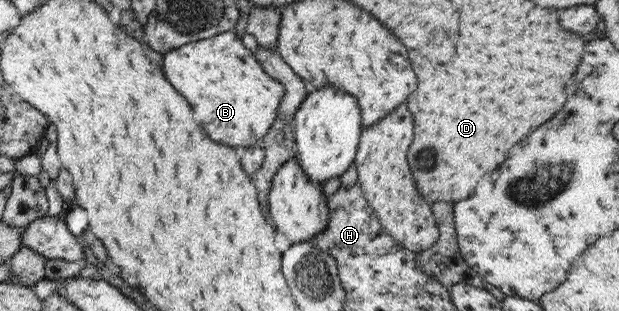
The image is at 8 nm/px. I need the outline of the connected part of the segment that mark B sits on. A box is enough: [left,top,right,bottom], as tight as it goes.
[162,30,284,147]

